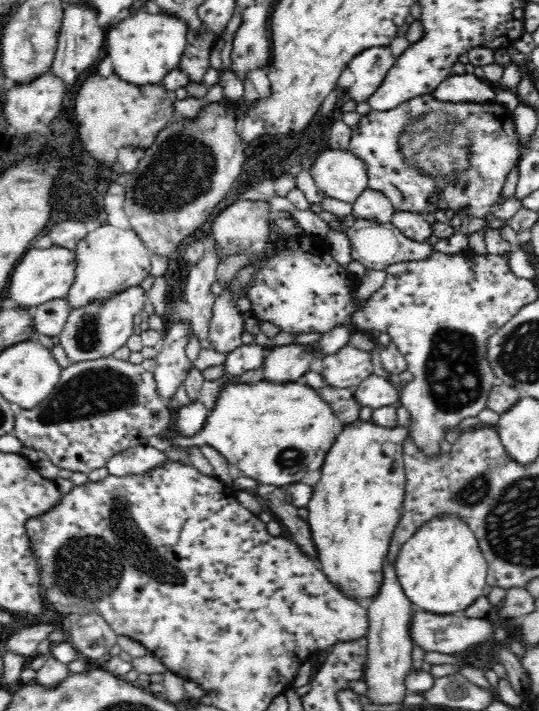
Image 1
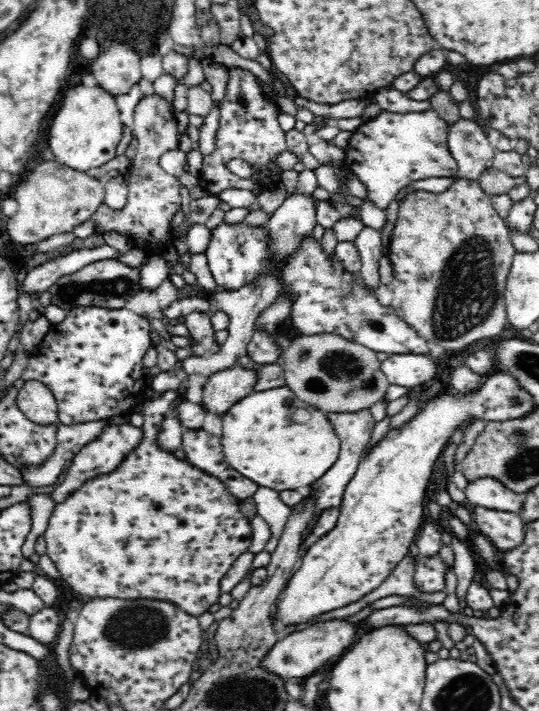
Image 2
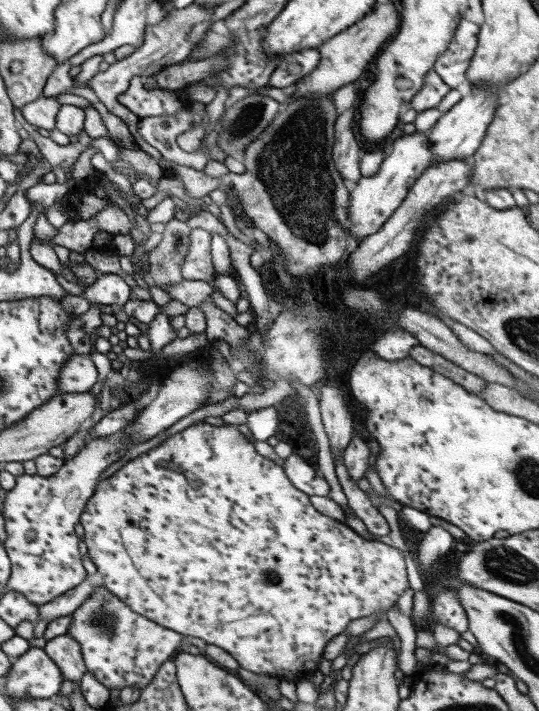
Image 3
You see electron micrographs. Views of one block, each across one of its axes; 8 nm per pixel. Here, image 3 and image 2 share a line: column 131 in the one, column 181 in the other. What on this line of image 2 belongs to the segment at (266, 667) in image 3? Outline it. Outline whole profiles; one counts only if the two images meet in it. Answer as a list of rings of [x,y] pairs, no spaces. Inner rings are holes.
[[[166,391],[157,401],[144,402],[143,424],[141,431],[143,432],[141,441],[135,446],[123,459],[118,466],[109,473],[95,476],[86,480],[84,484],[76,491],[71,492],[62,502],[56,503],[55,509],[50,515],[46,530],[43,537],[46,542],[46,552],[48,558],[52,560],[56,570],[60,573],[60,580],[64,584],[66,590],[82,601],[92,601],[97,599],[120,599],[126,601],[132,600],[158,600],[172,603],[190,616],[200,617],[204,612],[209,612],[212,608],[218,606],[219,599],[223,591],[221,590],[221,582],[228,574],[228,570],[232,568],[232,564],[236,559],[244,553],[247,553],[252,546],[252,523],[244,515],[241,501],[238,497],[230,494],[228,487],[215,476],[210,476],[200,468],[192,465],[190,461],[178,459],[174,455],[174,451],[168,451],[164,447],[158,445],[158,436],[161,431],[162,421],[165,419],[166,412],[175,408],[176,392]]]

